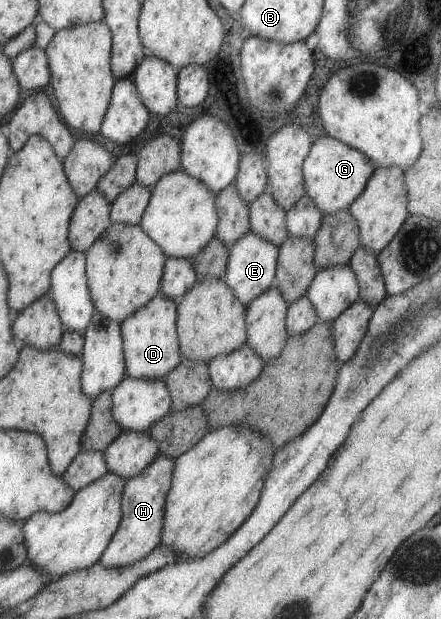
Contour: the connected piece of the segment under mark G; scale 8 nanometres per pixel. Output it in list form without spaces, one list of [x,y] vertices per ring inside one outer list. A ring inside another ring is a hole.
[[[328,134],[325,137],[319,137],[314,140],[302,166],[307,197],[315,203],[323,215],[348,209],[363,193],[375,169],[371,159],[361,151],[329,137]]]

